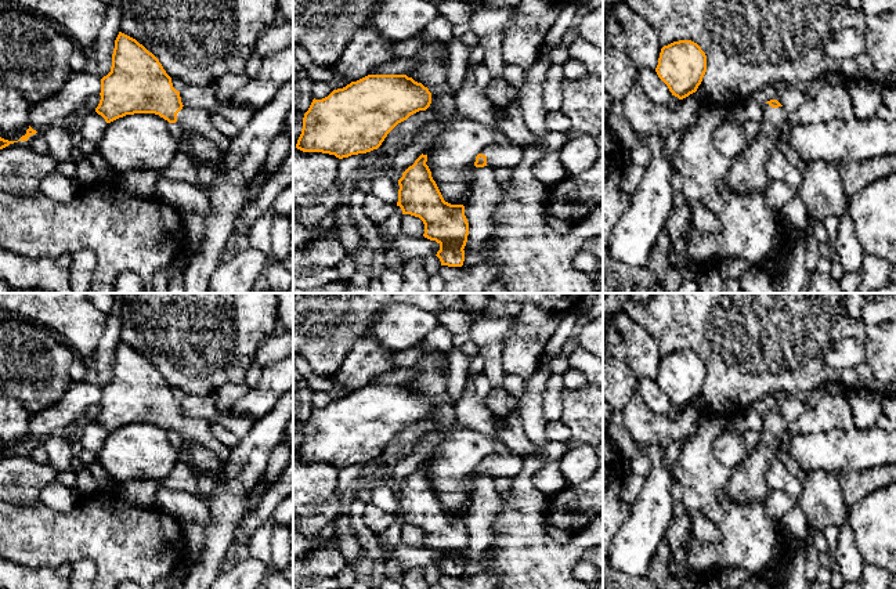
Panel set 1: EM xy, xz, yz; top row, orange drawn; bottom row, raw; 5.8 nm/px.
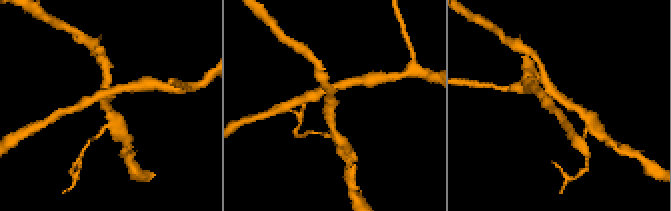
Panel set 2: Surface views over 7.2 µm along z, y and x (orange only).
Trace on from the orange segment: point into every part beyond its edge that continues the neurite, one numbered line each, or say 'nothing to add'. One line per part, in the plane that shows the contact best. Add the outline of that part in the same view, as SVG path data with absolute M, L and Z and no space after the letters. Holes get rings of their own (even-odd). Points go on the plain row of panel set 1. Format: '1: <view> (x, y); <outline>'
1: yz (747, 483); M763 416L763 430L759 442L745 459L731 469L730 481L725 496L734 503L765 503L773 489L769 488L766 473L778 459L781 438L788 431L790 423L783 418Z

